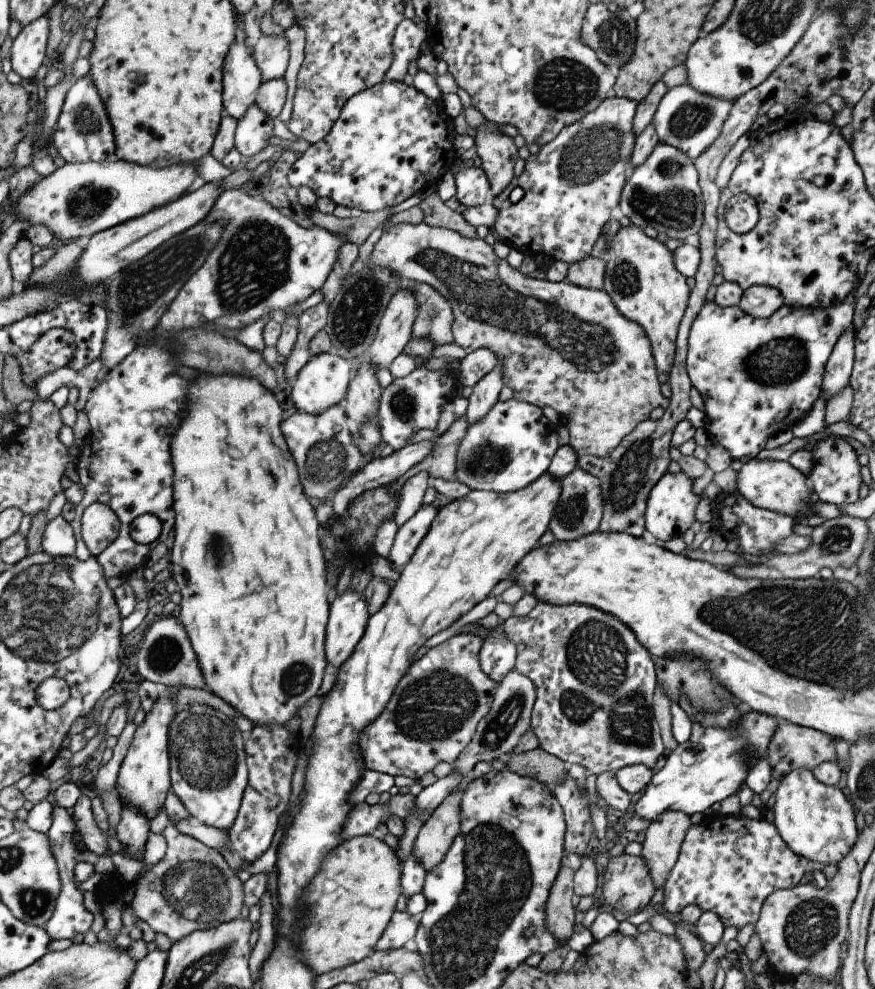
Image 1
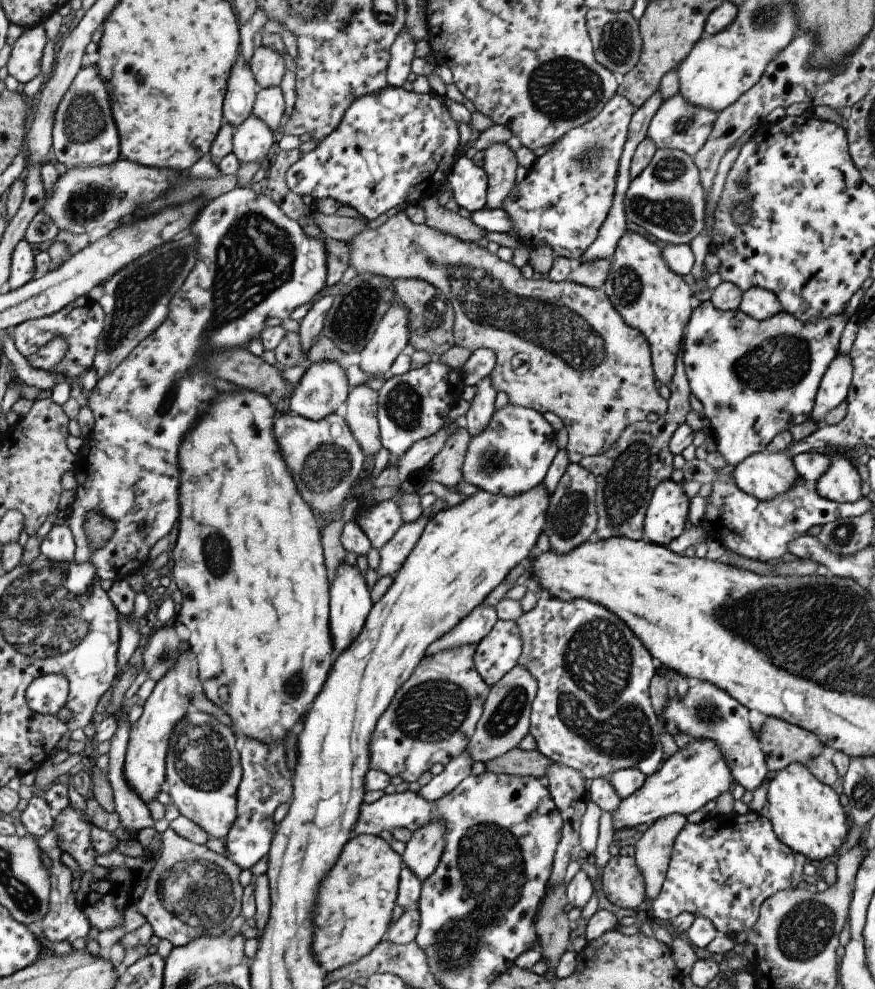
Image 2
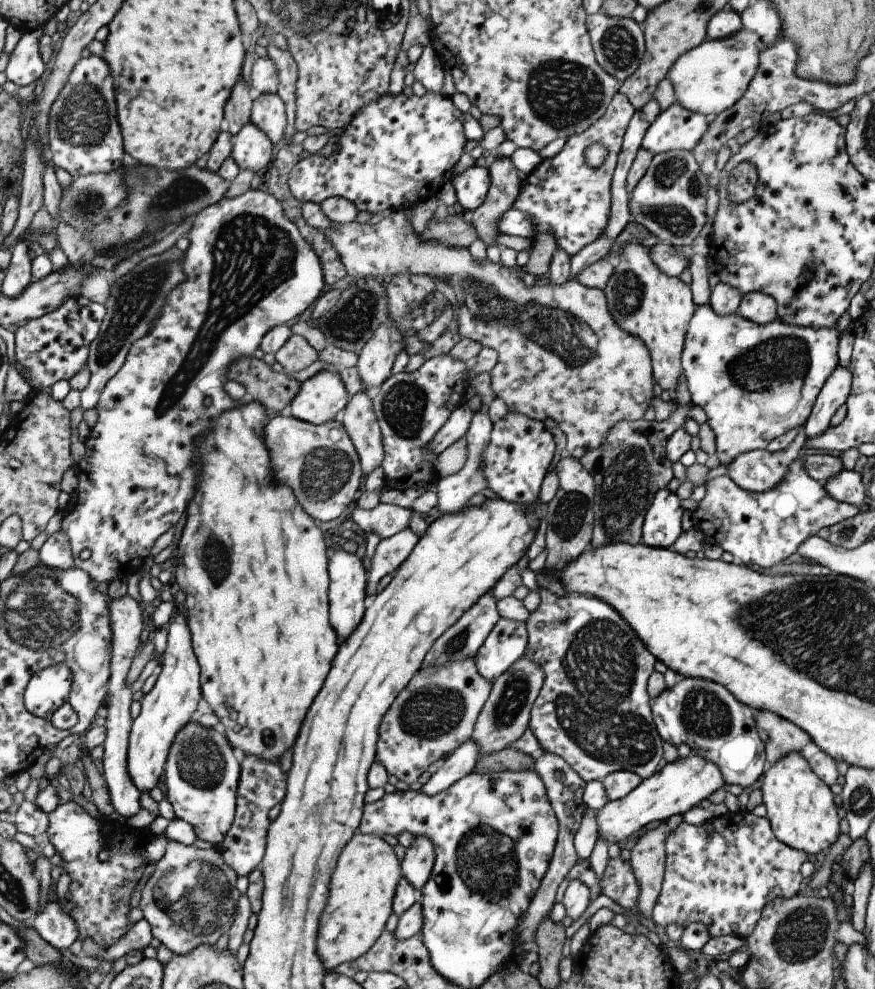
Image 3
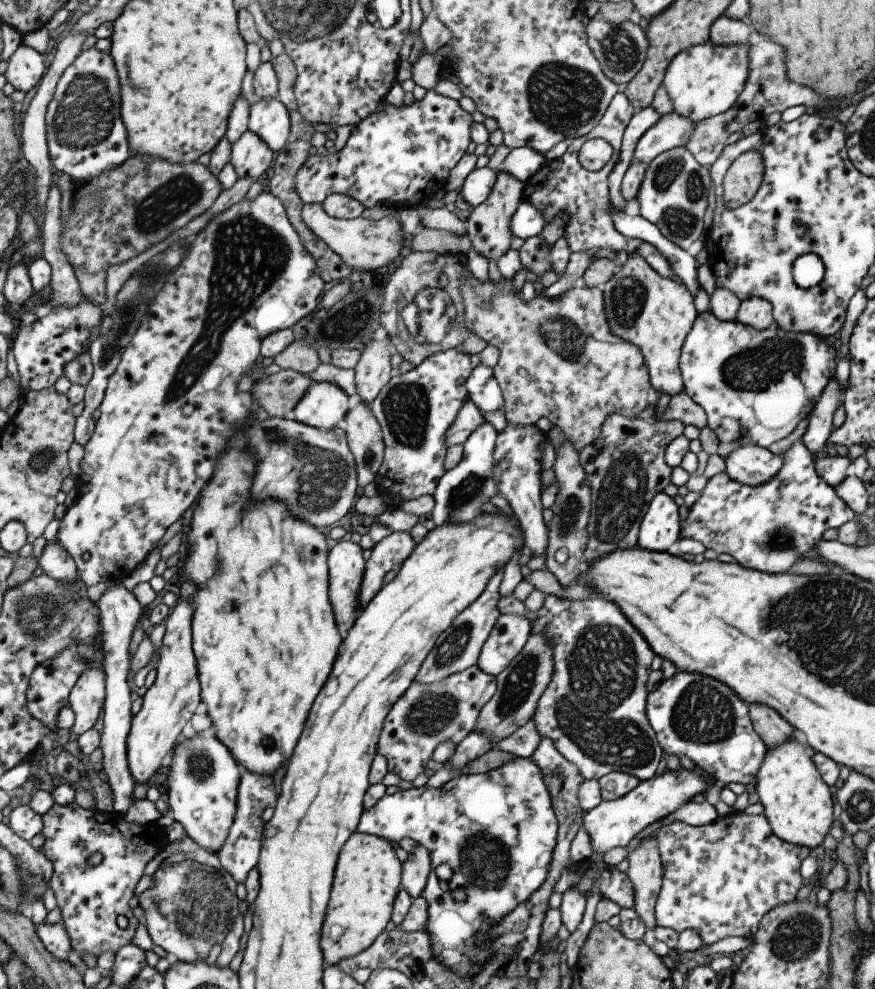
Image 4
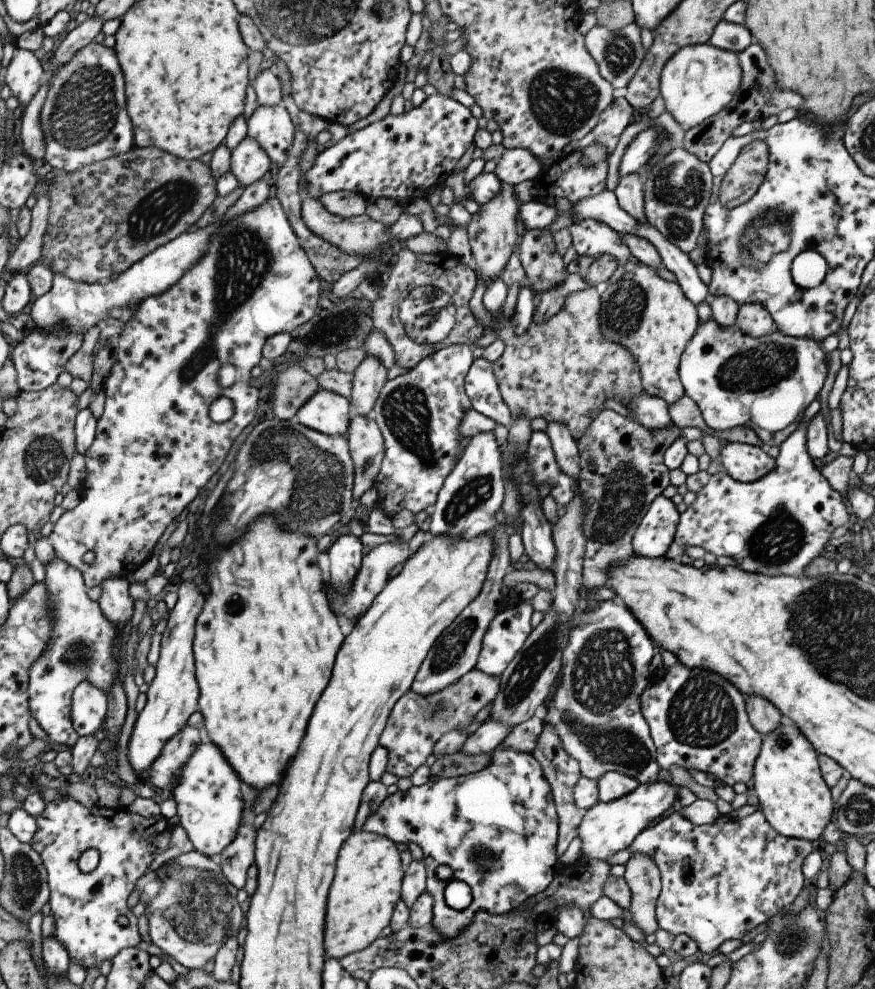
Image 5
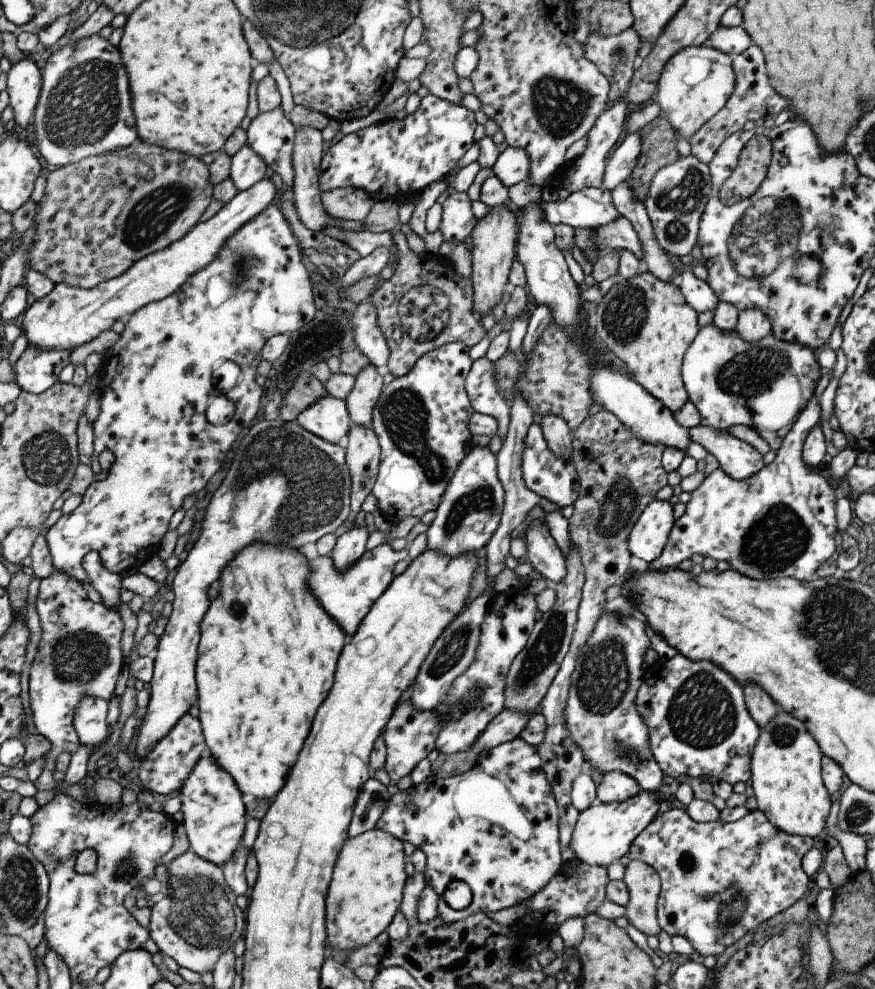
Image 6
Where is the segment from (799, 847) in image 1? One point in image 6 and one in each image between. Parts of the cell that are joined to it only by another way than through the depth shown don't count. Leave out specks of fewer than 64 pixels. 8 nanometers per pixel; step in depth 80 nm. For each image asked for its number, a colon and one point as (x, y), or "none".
2: (806, 815)
3: (802, 812)
4: (797, 804)
5: (795, 800)
6: (785, 777)

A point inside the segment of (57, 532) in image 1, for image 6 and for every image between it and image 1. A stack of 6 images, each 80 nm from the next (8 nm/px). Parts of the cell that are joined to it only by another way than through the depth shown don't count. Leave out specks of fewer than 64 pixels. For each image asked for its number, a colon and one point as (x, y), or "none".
2: (59, 544)
3: (57, 552)
4: (55, 561)
5: (81, 649)
6: (78, 657)

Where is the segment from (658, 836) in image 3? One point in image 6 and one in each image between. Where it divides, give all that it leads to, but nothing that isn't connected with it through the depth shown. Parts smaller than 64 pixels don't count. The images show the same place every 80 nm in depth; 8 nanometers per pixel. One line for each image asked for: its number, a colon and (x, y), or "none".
4: (644, 870)
5: (641, 874)
6: (643, 885)

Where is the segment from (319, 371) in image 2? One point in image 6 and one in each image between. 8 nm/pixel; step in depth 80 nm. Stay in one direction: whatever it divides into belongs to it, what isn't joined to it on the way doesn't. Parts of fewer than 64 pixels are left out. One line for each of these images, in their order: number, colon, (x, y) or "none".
3: (320, 398)
4: (323, 405)
5: (324, 411)
6: (327, 418)

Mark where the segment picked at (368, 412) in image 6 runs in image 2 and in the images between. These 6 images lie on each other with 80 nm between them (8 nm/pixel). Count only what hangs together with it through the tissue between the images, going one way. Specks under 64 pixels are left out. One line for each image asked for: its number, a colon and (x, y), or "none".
2: (390, 338)
3: (375, 358)
4: (372, 370)
5: (367, 379)

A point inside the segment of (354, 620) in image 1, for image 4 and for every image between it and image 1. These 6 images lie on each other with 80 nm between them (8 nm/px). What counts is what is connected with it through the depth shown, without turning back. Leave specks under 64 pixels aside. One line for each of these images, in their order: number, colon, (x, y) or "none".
2: (348, 598)
3: (346, 593)
4: (345, 566)

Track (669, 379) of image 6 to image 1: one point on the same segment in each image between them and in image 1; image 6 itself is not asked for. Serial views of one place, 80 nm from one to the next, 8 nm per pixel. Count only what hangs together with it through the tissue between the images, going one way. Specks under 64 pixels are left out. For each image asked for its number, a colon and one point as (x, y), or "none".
1: (640, 278)
2: (645, 292)
3: (655, 308)
4: (655, 313)
5: (650, 317)

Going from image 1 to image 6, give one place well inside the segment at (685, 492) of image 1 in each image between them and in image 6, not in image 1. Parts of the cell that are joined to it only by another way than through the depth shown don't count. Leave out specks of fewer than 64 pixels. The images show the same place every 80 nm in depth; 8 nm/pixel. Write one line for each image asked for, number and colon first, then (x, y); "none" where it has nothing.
2: (664, 520)
3: (661, 526)
4: (659, 527)
5: (654, 533)
6: (647, 538)

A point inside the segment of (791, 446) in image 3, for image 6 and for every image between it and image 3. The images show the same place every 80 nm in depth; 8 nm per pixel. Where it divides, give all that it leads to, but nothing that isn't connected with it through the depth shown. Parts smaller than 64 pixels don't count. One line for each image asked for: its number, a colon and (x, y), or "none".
4: (750, 465)
5: (745, 463)
6: (737, 459)

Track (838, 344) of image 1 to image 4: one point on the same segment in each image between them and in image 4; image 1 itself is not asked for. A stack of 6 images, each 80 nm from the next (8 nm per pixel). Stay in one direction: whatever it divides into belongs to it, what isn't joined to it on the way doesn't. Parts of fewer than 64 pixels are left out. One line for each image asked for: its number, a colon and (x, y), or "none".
2: (835, 381)
3: (834, 391)
4: (819, 425)

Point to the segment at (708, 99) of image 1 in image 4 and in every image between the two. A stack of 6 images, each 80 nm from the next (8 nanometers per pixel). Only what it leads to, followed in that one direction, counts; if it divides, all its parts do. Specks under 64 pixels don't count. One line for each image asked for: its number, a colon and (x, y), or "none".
2: (676, 124)
3: (675, 128)
4: (672, 130)

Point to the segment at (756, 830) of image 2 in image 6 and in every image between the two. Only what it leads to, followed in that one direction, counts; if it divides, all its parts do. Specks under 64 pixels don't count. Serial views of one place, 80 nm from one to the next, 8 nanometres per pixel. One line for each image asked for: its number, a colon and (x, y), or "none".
3: (721, 873)
4: (719, 879)
5: (717, 881)
6: (718, 880)

